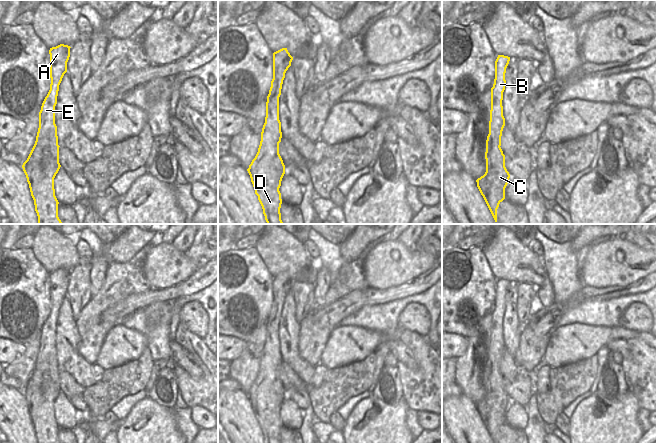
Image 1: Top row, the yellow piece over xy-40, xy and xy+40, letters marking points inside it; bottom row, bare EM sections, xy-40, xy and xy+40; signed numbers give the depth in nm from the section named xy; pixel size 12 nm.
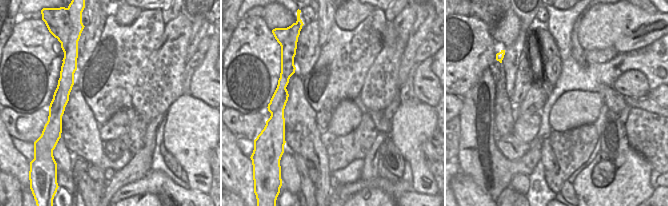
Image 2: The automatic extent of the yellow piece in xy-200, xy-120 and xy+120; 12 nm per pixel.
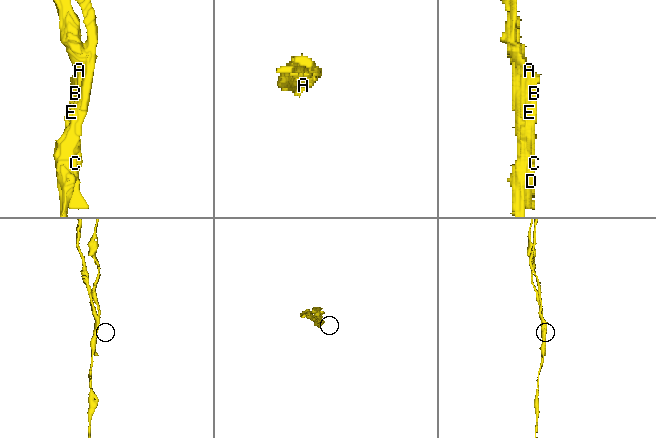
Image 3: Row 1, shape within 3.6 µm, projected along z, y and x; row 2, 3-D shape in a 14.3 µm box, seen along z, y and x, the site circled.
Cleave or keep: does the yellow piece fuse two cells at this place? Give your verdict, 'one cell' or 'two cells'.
two cells

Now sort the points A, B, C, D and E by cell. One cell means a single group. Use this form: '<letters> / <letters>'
A B E / C D

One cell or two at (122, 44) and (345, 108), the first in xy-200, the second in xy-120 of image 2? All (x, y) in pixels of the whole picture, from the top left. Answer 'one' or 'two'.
two

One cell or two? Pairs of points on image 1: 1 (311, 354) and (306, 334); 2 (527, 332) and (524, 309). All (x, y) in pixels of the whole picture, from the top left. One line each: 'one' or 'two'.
1: one
2: two

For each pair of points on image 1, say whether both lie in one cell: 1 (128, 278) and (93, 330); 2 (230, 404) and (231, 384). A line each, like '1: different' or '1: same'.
1: same
2: different

